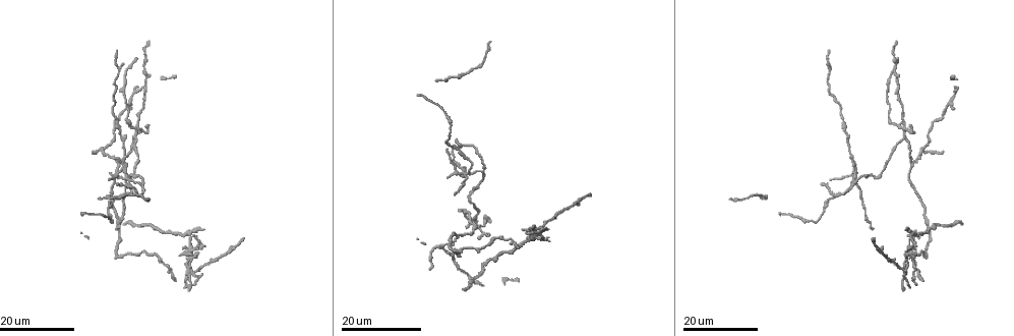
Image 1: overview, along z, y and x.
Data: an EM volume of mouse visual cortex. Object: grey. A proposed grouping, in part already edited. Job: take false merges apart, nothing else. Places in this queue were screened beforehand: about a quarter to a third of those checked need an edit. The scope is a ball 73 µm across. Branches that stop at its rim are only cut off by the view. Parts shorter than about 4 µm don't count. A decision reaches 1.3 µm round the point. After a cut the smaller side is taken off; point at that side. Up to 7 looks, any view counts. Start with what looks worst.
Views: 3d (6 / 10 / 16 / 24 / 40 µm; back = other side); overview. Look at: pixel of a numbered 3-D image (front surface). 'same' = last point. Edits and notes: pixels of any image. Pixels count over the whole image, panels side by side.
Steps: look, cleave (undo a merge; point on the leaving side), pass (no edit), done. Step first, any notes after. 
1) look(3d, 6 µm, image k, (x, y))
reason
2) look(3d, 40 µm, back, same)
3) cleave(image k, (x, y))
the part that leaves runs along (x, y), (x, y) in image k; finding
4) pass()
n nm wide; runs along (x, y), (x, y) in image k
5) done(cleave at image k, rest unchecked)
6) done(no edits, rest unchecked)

look(3d, 16 µm, image 1, (483, 171))
two arms in line, one across

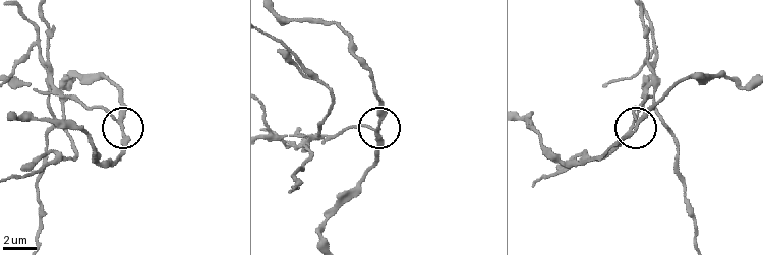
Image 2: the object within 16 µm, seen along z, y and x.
look(3d, 10 µm, image 2, (116, 119))
closer look

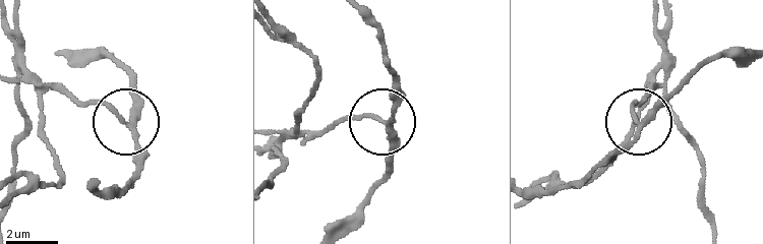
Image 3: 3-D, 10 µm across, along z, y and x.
look(3d, 10 µm, back, image 3, (642, 126))

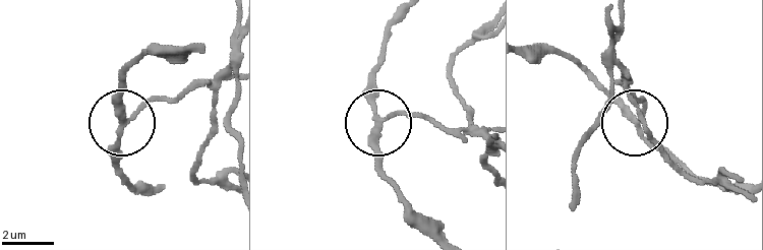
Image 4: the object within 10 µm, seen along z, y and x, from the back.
pass()
runs along (438, 232), (382, 167), (373, 77) in image 4; one neuron here

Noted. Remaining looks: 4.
look(3d, 16 µm, image 1, (901, 130))

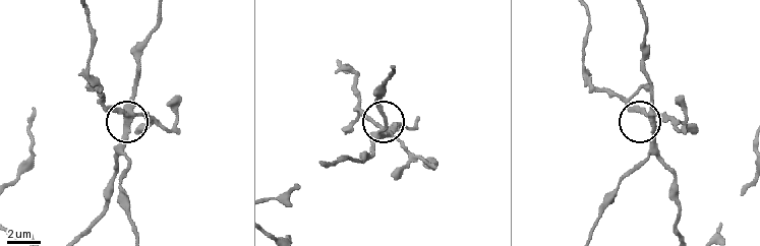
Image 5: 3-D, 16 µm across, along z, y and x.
look(3d, 6 µm, image 5, (379, 126))
closer look

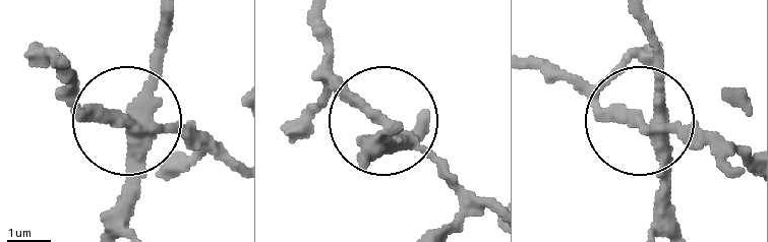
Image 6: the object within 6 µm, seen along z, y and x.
look(3d, 6 µm, back, image 6, (124, 118))

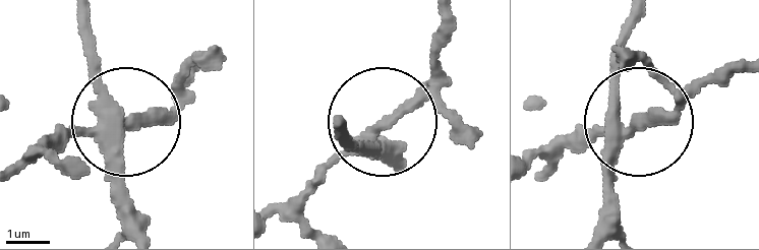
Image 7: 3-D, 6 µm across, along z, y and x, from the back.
cleave(image 7, (155, 108))
4 arms; two neurons meet here

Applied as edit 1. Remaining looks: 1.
done(cleave at image 7, rest unchecked)

